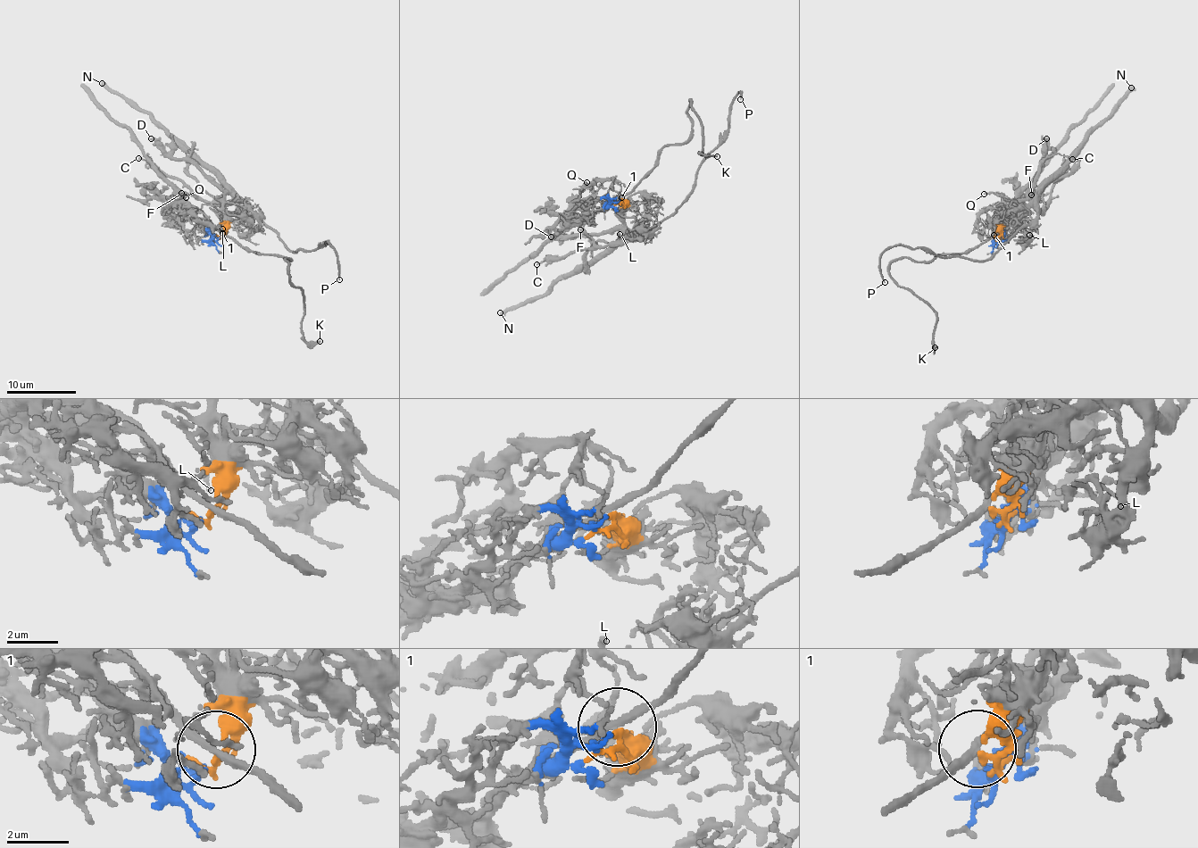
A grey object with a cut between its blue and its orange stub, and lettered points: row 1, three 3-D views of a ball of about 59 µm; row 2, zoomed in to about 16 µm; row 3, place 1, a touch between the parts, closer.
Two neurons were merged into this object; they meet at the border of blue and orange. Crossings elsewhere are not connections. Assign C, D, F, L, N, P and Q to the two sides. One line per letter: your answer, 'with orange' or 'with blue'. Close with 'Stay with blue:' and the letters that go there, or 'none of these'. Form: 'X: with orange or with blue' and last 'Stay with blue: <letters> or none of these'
C: with orange
D: with orange
F: with orange
L: with orange
N: with orange
P: with orange
Q: with blue
Stay with blue: Q

